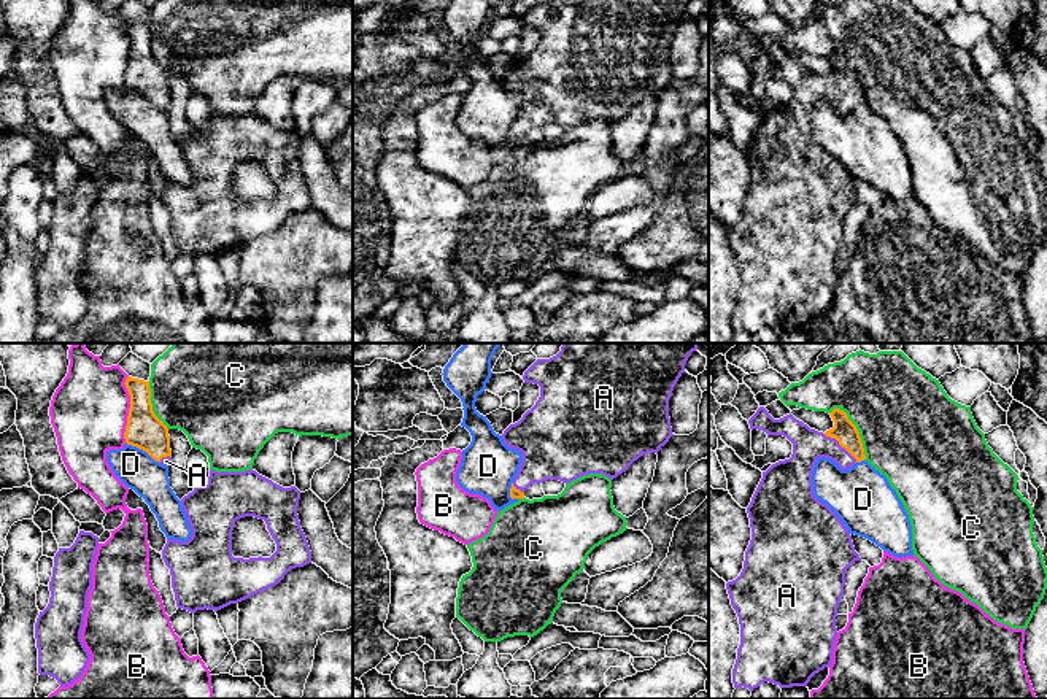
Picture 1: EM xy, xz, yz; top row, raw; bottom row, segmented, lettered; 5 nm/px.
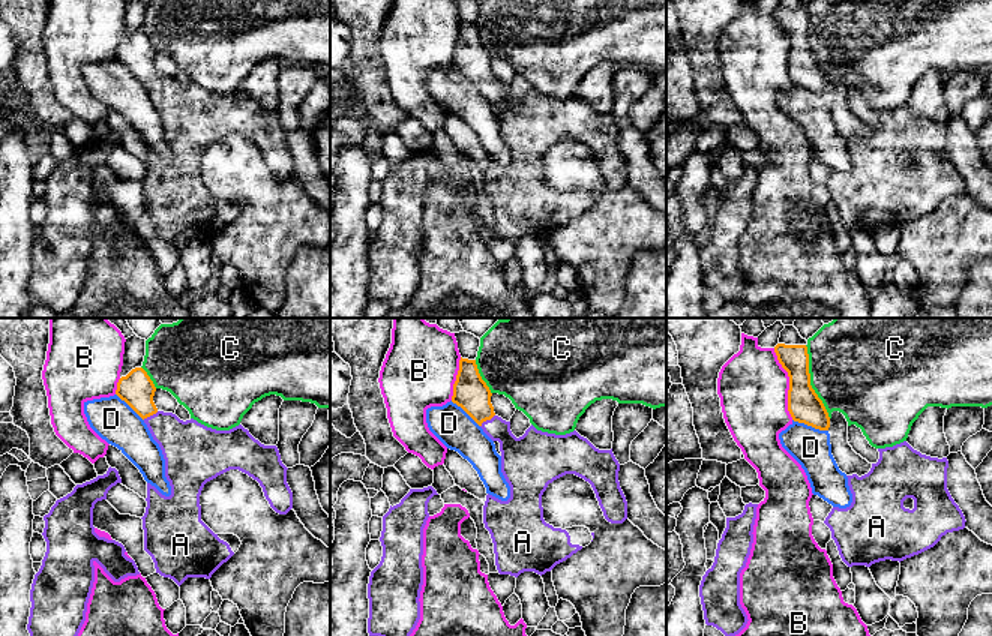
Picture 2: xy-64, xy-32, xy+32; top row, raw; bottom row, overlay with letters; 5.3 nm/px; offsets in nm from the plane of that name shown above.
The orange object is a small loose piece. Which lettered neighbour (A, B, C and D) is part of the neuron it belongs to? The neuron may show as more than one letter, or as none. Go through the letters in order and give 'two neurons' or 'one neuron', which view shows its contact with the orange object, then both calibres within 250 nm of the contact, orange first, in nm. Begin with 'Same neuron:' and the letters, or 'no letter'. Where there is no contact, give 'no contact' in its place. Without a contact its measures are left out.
Same neuron: A
A: one neuron; contact in yz; calibres 120 and 160 nm
B: two neurons; contact in xy; calibres 190 and 380 nm
C: two neurons; contact in yz; calibres 120 and 480 nm
D: two neurons; contact in xy; calibres 190 and 190 nm

